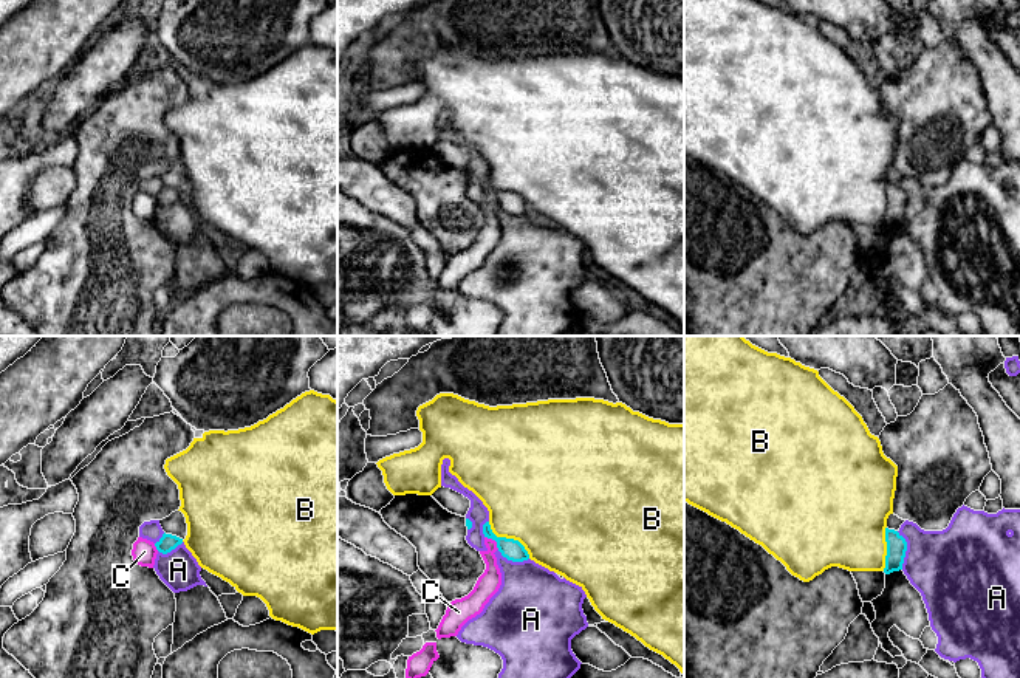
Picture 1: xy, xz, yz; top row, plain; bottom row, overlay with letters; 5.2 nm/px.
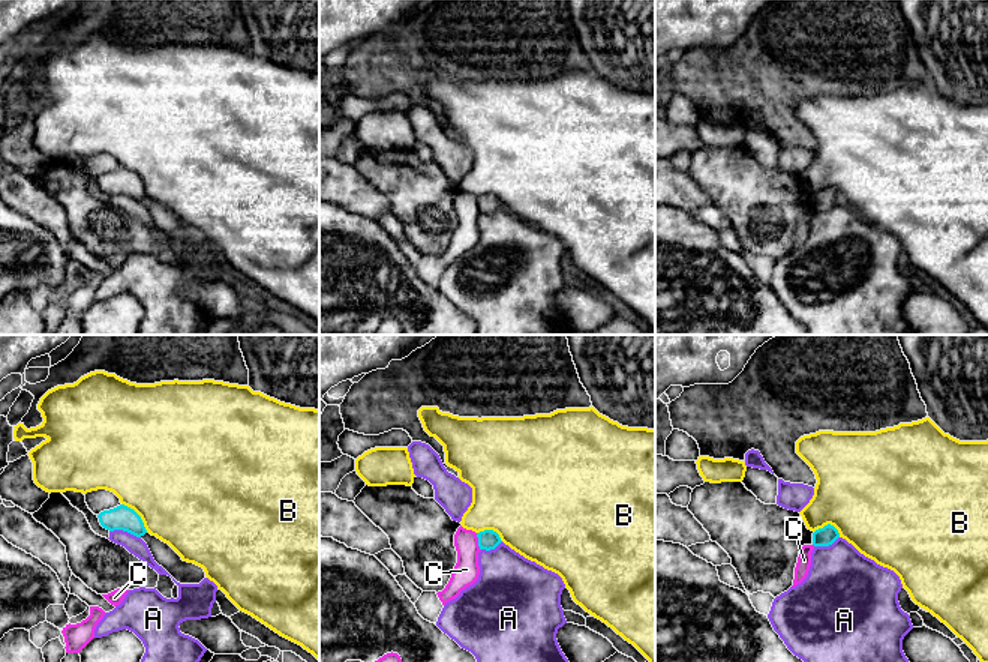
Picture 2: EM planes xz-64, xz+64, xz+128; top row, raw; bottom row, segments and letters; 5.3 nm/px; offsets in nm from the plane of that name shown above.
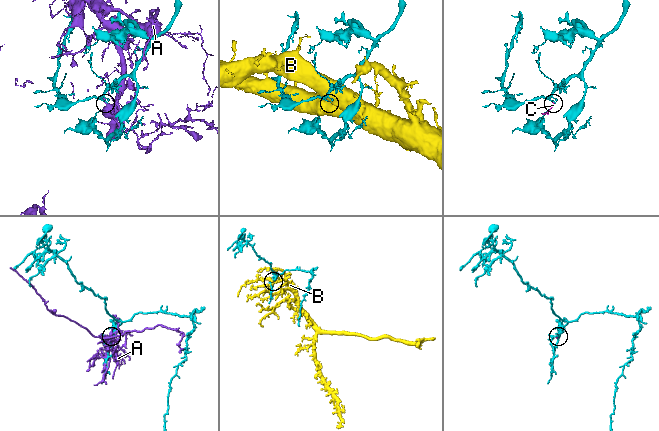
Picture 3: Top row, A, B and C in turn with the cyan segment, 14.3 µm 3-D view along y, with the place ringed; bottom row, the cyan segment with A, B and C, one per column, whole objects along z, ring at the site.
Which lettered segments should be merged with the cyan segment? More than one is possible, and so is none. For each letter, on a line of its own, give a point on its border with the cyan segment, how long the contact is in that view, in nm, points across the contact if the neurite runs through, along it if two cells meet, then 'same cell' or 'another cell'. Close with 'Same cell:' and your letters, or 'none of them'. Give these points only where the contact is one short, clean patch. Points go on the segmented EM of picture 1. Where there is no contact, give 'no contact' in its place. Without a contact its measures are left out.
A: meets cyan in yz at (906, 550); contact 200 nm long; border along yz (896, 531), (906, 542), (903, 568); another cell
B: meets cyan in xz at (510, 539); contact 300 nm long; another cell
C: meets cyan in xz at (494, 539); contact 100 nm long; border along xz (485, 536), (491, 537), (499, 548); another cell
Same cell: none of them

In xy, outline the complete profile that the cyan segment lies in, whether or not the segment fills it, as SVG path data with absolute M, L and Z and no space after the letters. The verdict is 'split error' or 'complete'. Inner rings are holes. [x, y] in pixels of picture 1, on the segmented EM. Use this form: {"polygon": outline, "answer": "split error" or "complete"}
{"polygon": "M164 532L163 537L155 543L155 546L159 553L167 554L181 543L183 543L183 539Z", "answer": "complete"}

